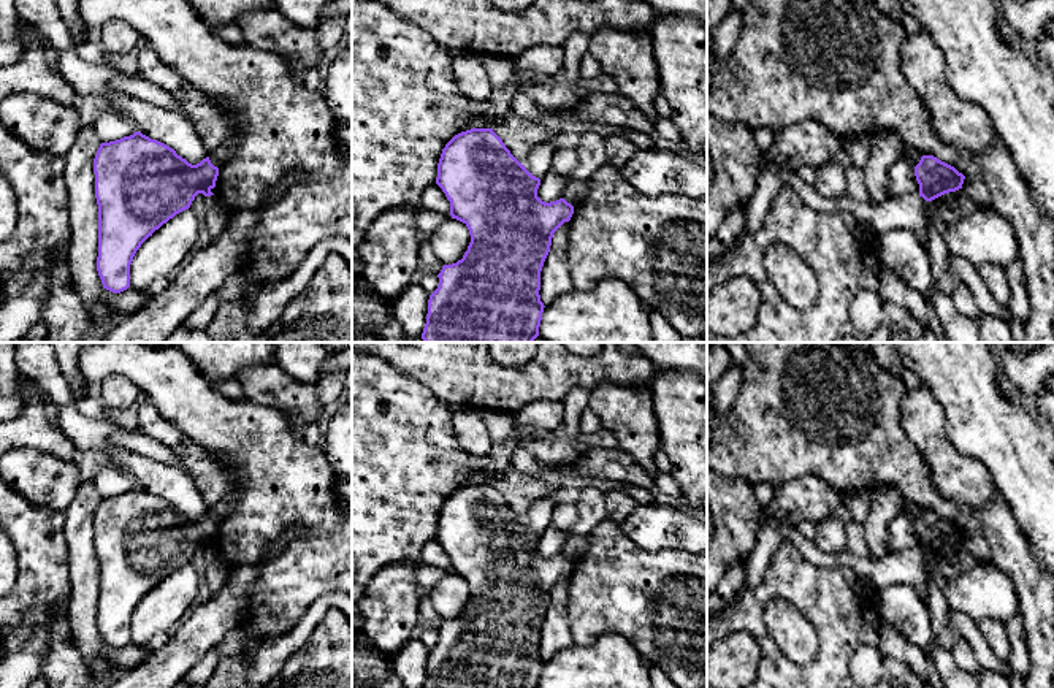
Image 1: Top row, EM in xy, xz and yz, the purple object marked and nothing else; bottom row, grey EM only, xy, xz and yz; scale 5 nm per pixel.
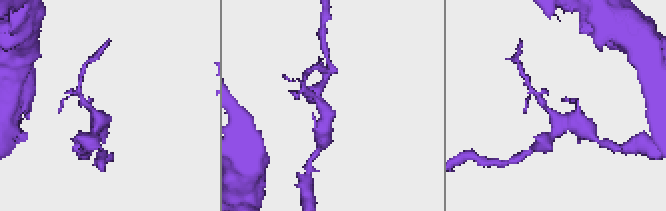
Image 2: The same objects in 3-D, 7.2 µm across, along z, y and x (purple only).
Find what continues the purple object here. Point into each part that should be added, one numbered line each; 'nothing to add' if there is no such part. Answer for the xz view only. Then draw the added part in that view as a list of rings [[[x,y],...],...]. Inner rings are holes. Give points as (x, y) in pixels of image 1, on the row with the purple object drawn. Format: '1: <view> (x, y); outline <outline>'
nothing to add

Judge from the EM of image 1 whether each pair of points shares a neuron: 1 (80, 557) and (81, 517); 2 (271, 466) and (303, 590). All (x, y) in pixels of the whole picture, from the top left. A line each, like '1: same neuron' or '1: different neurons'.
1: same neuron
2: same neuron

